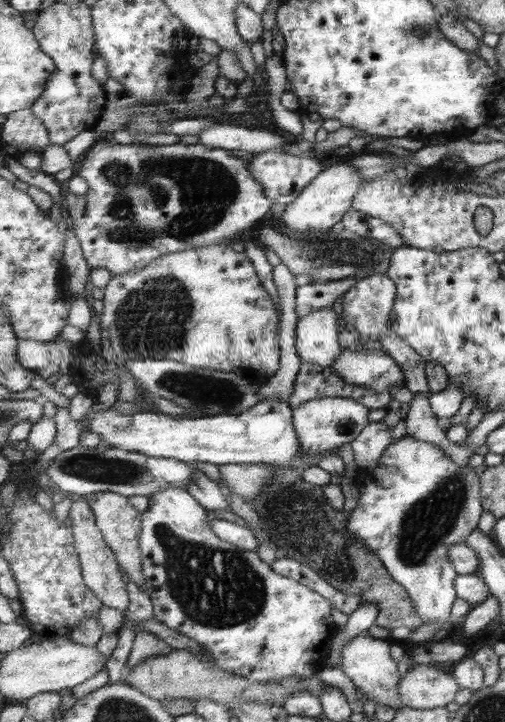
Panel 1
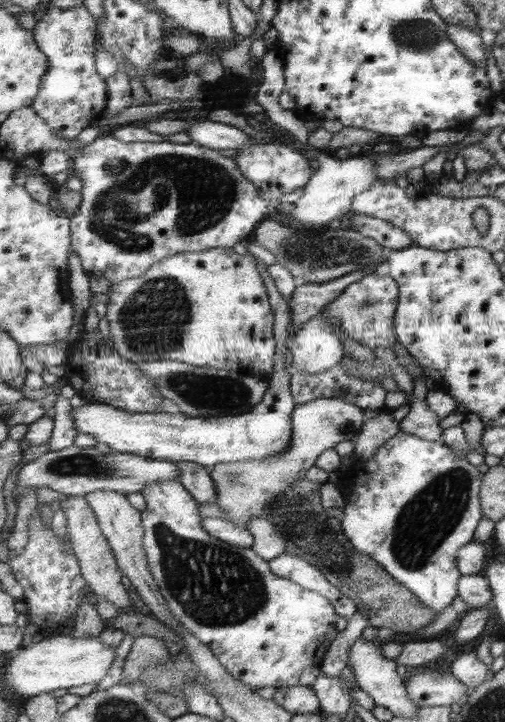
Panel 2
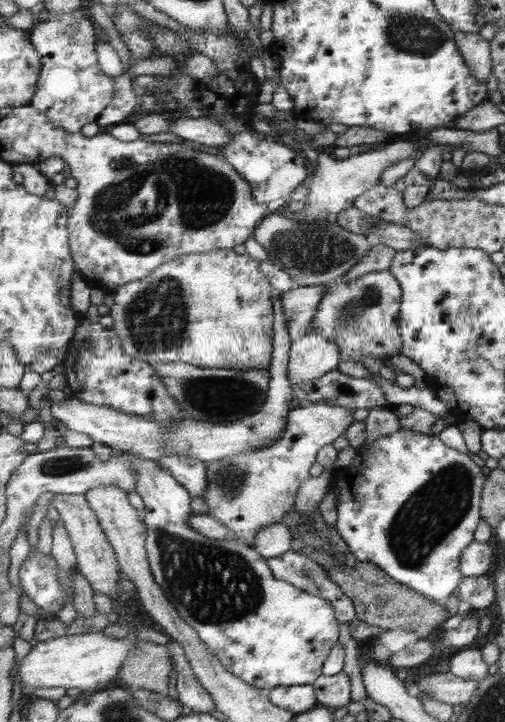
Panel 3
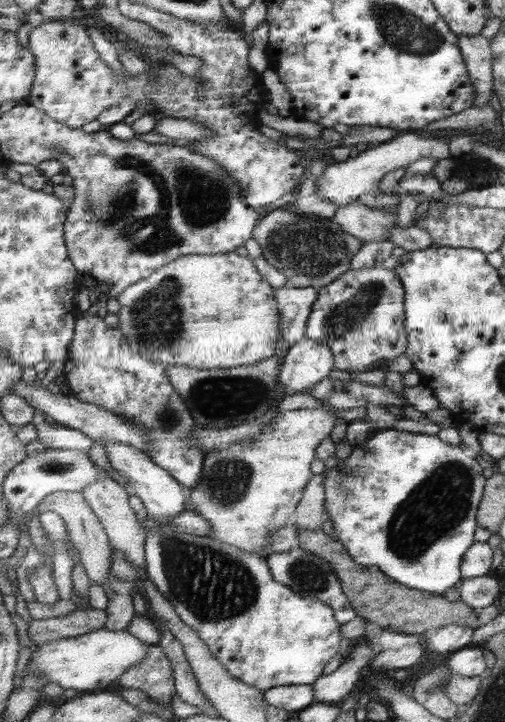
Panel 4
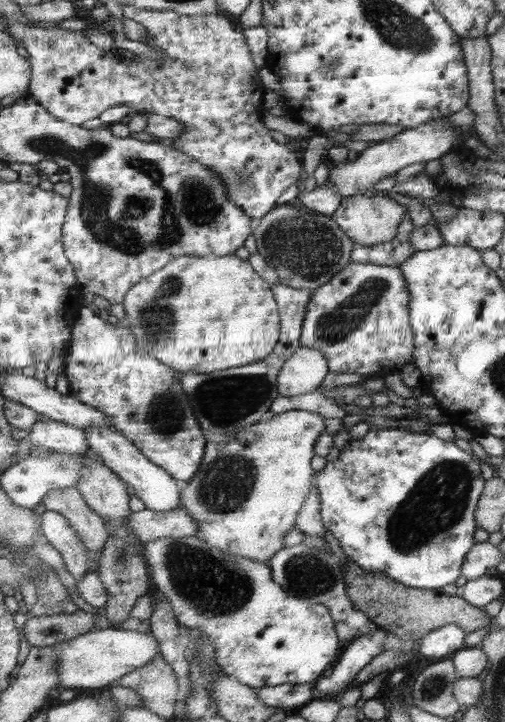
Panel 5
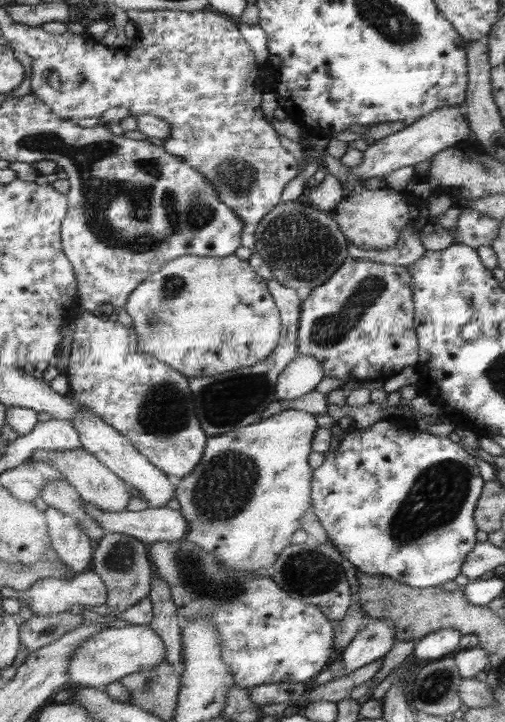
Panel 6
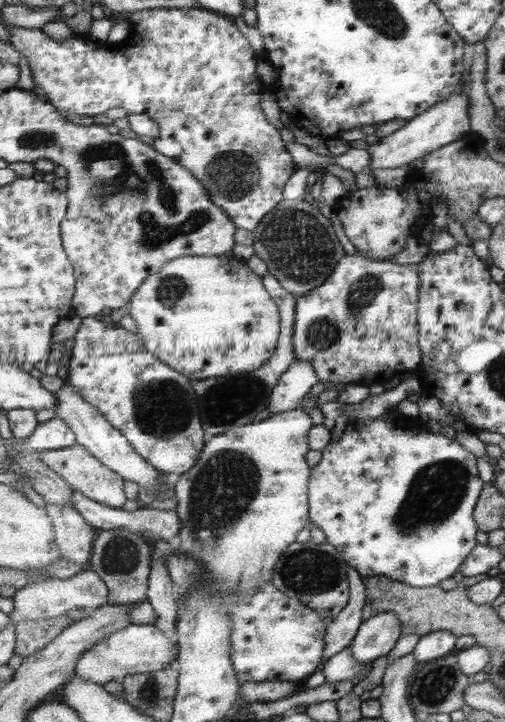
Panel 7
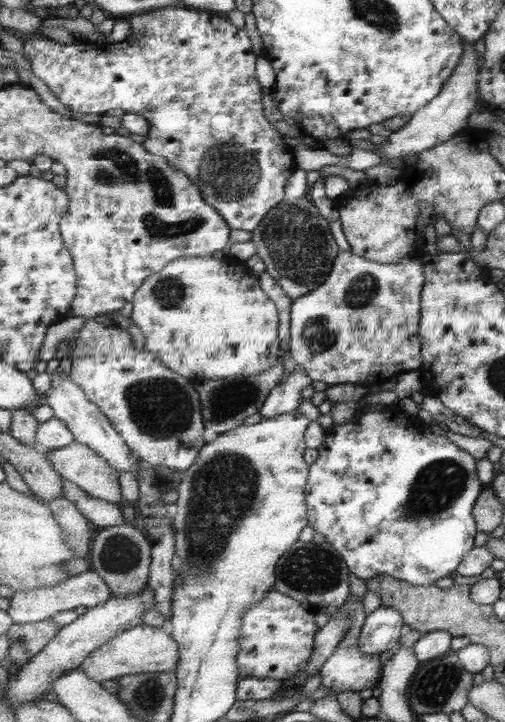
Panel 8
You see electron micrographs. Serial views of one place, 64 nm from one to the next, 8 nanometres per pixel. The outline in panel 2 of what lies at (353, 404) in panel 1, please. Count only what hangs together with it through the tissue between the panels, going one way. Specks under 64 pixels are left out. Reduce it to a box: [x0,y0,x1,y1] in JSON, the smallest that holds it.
[208,397,363,528]

